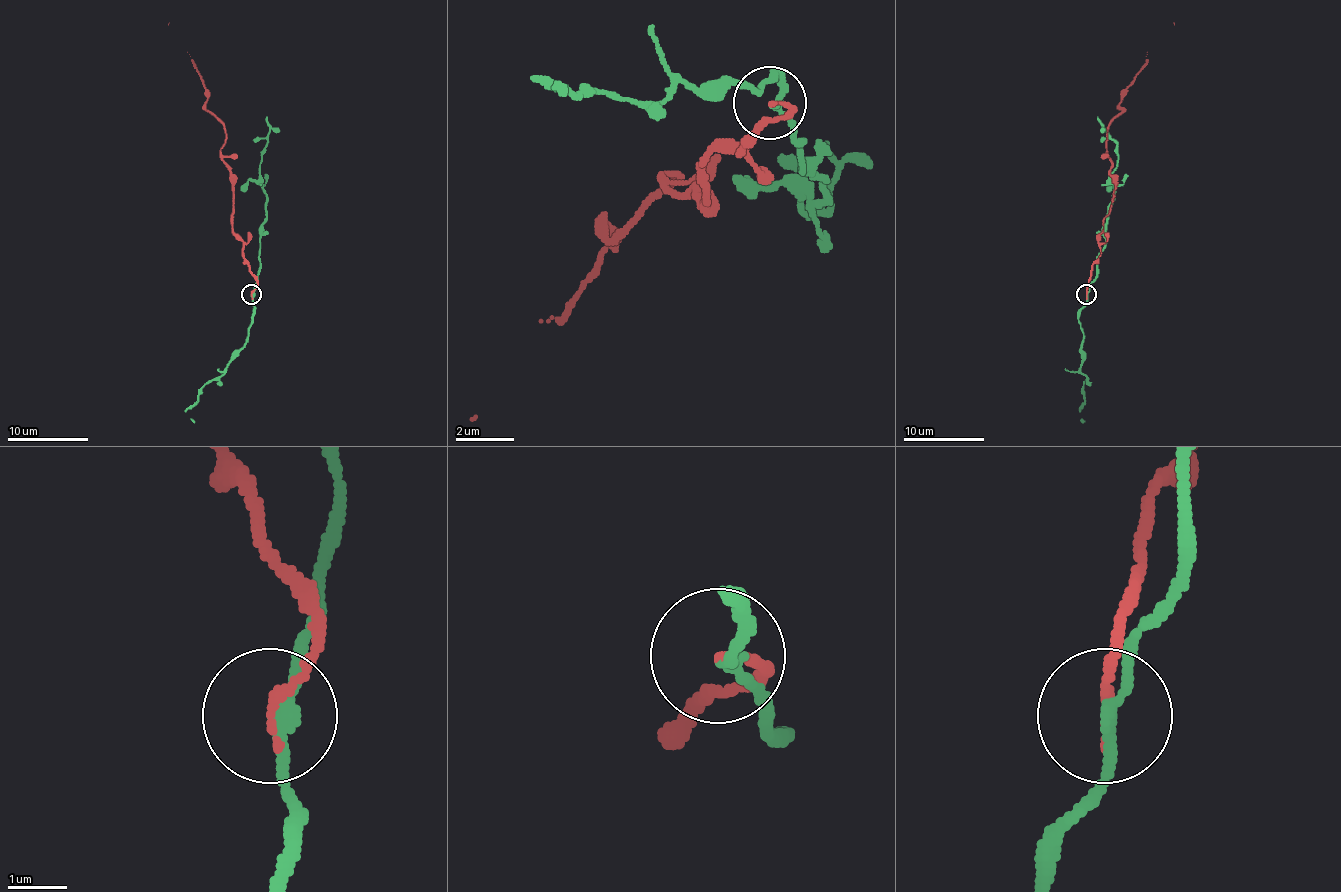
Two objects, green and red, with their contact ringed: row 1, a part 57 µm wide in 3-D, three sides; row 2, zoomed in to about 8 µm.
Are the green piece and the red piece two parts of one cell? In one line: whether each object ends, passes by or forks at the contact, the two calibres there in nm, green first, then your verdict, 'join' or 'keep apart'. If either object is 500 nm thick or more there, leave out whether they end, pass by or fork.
green passes by | red ends | 200/170 nm | keep apart

